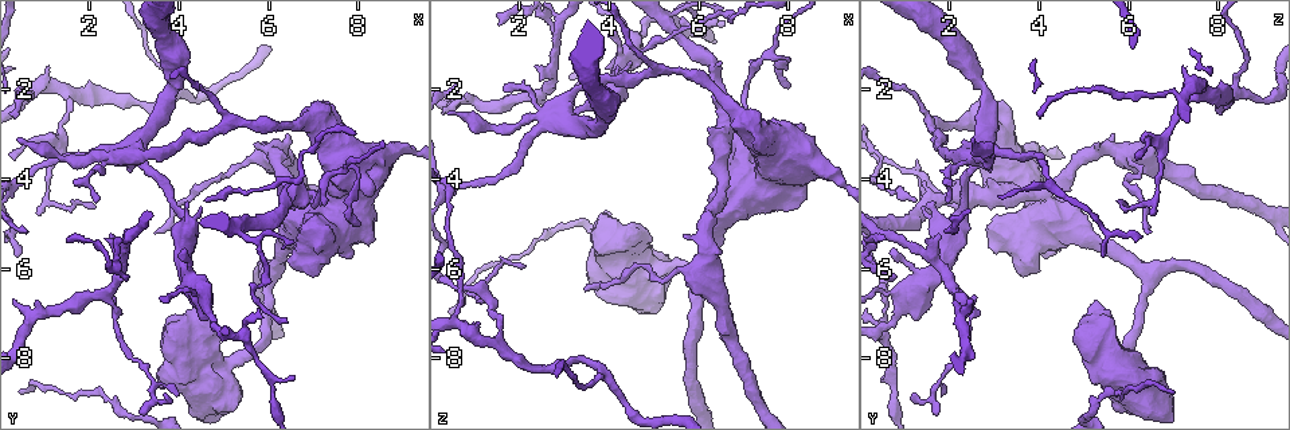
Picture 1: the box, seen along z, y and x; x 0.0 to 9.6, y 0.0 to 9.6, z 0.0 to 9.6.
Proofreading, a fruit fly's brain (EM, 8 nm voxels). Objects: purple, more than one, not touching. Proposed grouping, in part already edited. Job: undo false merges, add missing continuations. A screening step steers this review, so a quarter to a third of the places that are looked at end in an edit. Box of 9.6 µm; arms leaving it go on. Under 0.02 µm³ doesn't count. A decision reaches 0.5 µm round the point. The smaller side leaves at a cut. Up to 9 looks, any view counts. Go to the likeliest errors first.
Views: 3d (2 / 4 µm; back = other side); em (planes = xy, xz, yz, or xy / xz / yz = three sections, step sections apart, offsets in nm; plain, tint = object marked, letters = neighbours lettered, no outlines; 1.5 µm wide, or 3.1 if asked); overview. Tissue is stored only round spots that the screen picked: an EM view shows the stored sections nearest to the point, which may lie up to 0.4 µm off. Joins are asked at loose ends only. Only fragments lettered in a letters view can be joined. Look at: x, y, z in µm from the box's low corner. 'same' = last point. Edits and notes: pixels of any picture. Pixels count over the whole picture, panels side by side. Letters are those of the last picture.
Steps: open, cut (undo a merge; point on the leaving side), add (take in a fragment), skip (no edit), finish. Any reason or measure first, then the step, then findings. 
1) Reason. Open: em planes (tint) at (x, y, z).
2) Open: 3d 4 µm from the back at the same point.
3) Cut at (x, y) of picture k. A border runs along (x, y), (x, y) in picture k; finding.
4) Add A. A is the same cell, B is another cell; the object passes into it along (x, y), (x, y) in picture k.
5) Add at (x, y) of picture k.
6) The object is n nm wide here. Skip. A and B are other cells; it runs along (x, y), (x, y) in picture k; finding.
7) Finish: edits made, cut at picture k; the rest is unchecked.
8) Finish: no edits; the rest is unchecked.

Branch stops here. Open: em planes (letters) at (4.10, 5.55, 0.75).

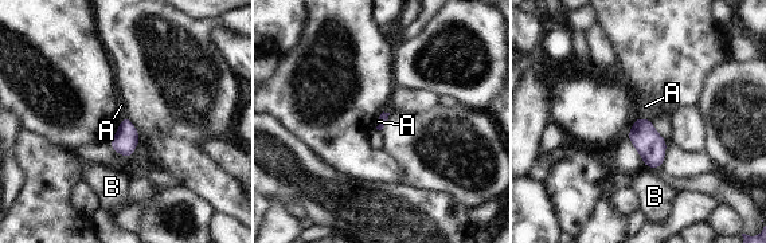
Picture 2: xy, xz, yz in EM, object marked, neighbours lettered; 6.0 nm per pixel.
Add A. A is the same cell, B is another cell; the object passes into it along (648, 142), (645, 120), (645, 106) in picture 2; the cell continues.

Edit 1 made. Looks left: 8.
Open: overview.

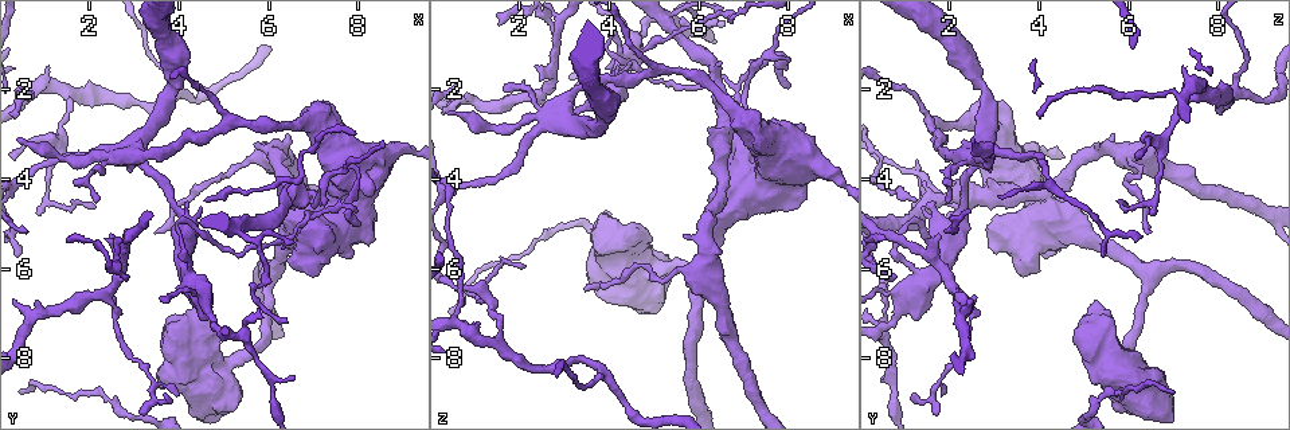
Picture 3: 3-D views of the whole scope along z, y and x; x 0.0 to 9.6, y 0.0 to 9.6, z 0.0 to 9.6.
Tapers out. Open: 3d 4 µm at (2.15, 4.65, 6.00).

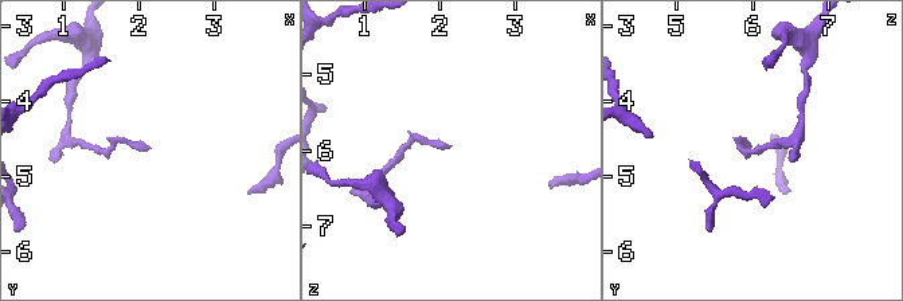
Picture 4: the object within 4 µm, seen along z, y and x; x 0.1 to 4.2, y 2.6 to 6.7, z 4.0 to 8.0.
Open: em planes (tint) at (2.10, 4.60, 6.00).

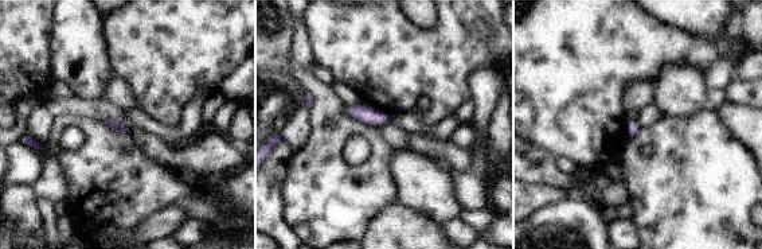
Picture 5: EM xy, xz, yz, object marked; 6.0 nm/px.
Open: em planes (letters) at the same point.

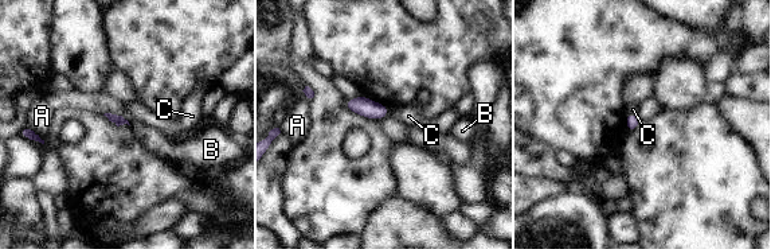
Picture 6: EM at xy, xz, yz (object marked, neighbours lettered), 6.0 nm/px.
Skip. A, B and C are other cells; a border runs along (390, 109), (387, 115) in picture 6; no lettered fragment goes on from it.

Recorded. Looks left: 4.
Finish: edits made, add at picture 2; the rest is unchecked.

